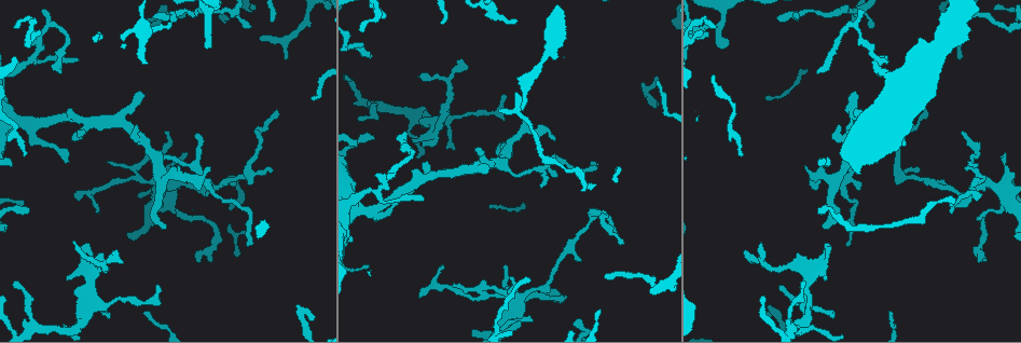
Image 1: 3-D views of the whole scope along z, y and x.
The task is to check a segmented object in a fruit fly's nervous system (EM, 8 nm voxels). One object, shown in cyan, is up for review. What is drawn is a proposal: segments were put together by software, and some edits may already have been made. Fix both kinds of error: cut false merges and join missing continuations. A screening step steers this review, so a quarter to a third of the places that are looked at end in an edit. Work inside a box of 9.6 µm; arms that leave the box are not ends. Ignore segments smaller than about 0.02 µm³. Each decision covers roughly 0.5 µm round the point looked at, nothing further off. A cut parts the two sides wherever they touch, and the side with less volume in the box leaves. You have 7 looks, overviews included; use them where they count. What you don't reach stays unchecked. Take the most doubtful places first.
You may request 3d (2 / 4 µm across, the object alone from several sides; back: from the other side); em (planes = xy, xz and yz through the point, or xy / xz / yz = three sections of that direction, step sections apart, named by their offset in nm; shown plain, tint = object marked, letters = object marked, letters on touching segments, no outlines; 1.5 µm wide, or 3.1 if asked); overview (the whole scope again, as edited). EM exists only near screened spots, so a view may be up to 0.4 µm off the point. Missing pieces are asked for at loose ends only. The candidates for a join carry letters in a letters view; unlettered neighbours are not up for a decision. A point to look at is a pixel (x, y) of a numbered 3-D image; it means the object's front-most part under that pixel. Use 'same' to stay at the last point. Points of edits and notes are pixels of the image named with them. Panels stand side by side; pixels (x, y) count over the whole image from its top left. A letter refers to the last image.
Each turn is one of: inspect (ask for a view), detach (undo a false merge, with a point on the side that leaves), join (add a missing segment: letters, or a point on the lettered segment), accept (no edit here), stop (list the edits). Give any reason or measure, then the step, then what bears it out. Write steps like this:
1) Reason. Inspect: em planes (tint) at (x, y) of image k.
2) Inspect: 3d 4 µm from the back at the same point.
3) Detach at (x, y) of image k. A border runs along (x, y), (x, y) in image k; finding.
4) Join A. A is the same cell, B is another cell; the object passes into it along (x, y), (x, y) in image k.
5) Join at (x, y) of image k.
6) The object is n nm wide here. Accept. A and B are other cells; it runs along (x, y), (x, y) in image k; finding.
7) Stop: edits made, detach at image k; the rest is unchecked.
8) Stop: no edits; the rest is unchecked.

Long arm stops here. Inspect: em planes (tint) at (200, 262) of image 1.

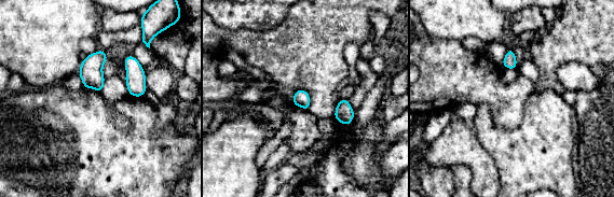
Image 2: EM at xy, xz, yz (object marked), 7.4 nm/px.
Inspect: em planes (letters) at the same point.

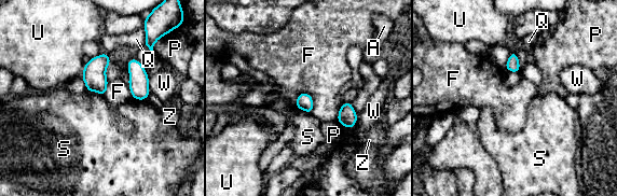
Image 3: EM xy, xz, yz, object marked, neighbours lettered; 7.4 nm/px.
The longest contact is with F, 190 nm. Accept. A, F, P, Q, S, U, W and Z are other cells; a border runs along (299, 93), (312, 97), (313, 112) in image 3; none of them fits.

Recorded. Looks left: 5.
Inspect: em planes (letters) at (778, 285) of image 1.

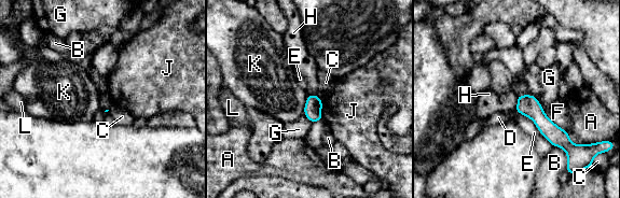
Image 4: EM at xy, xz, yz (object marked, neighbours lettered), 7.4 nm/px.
Accept. A, B, C, D, E, F, G, H, J, K and L are other cells; none of them fits.

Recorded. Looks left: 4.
Free end. Inspect: 3d 4 µm at (554, 177) of image 1.

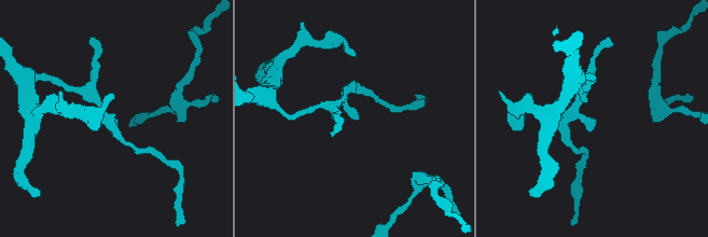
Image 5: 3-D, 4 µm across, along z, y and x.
Inspect: em planes (letters) at (356, 117) of image 5.

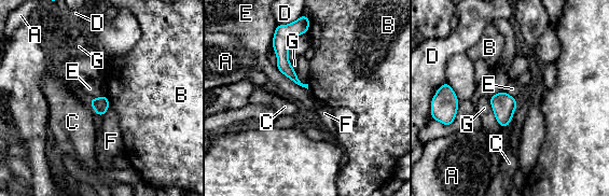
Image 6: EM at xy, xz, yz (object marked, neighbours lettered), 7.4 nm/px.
The longest contact is with E, 300 nm. Accept. A, B, C, D, E, F and G are other cells; a border runs along (110, 104), (102, 116) in image 6; no lettered segment goes on from it.

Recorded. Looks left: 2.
Stop: no edits; the rest is unchecked.

